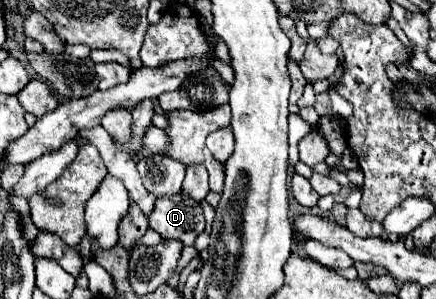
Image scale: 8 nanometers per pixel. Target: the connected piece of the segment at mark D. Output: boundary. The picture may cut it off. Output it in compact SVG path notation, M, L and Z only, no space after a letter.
M175 194L157 198L153 212L149 214L149 226L161 234L161 238L181 240L191 246L203 232L205 220L199 202L189 196Z

